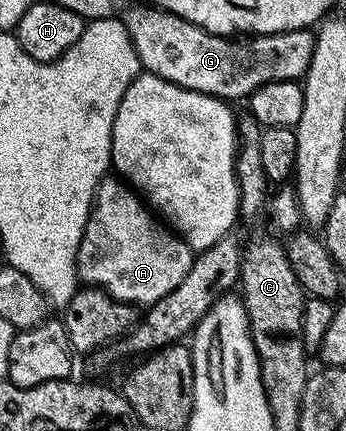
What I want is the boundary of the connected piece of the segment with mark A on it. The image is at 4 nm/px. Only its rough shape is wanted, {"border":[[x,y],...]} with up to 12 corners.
{"border":[[124,180],[97,184],[77,275],[148,307],[194,256]]}

